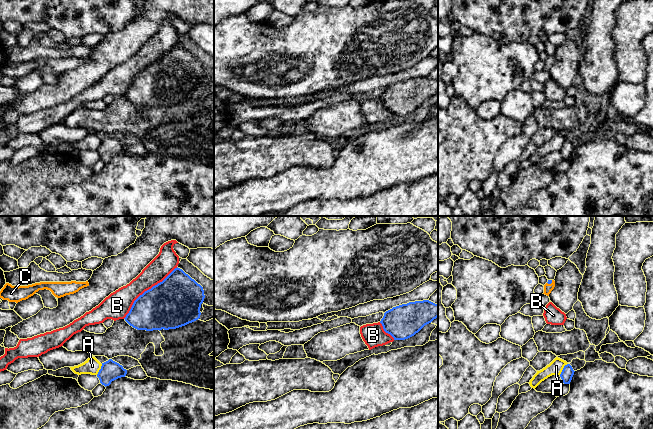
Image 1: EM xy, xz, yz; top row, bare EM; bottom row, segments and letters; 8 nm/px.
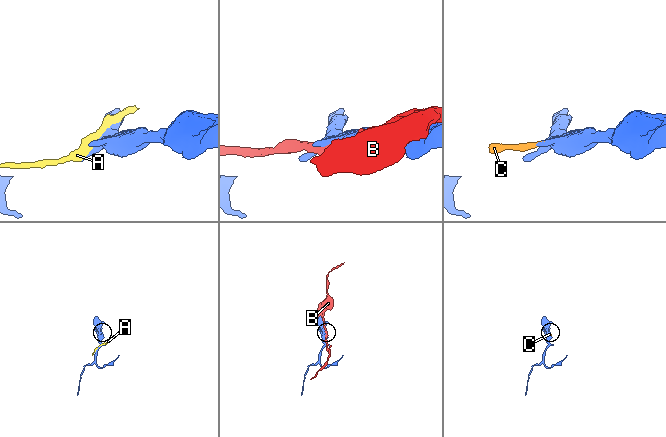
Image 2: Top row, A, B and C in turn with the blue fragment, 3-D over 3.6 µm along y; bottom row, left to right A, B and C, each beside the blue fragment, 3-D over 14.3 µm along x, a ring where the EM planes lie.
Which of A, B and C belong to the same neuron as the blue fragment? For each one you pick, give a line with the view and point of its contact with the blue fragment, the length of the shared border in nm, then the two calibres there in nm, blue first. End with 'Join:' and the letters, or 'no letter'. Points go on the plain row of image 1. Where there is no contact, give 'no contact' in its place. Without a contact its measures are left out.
C: yz (550, 59) | 50 nm | 30/70 nm
Join: C

